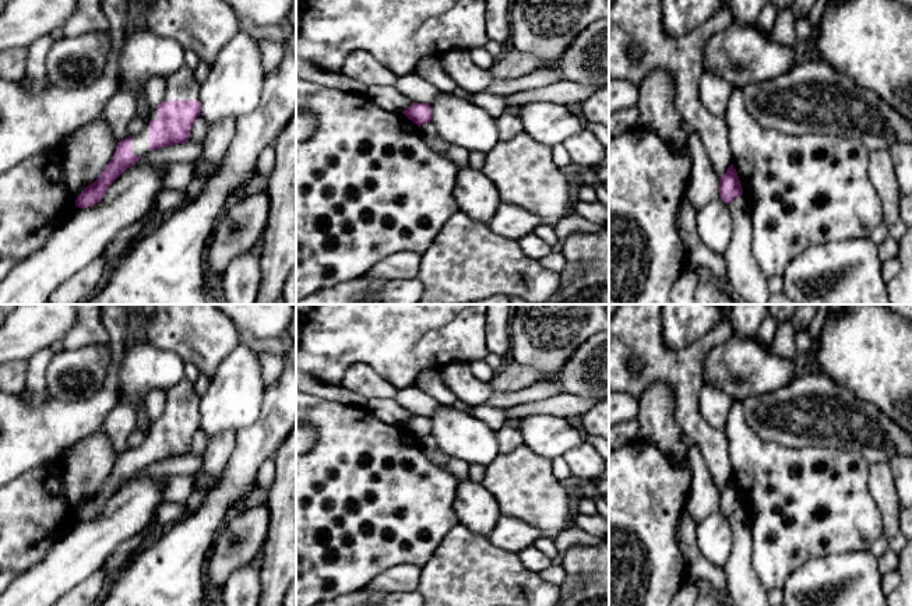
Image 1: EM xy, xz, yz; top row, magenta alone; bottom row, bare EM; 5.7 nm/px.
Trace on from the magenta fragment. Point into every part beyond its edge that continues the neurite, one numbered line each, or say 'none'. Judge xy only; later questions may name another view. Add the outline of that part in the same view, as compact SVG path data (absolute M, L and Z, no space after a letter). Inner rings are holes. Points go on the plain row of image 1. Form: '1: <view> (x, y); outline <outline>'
1: xy (140, 457); outline M152 422L147 438L131 451L134 469L144 469L149 465L149 434L158 431L158 422Z

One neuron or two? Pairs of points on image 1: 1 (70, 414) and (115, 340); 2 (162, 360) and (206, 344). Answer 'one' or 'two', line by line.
1: one
2: two

